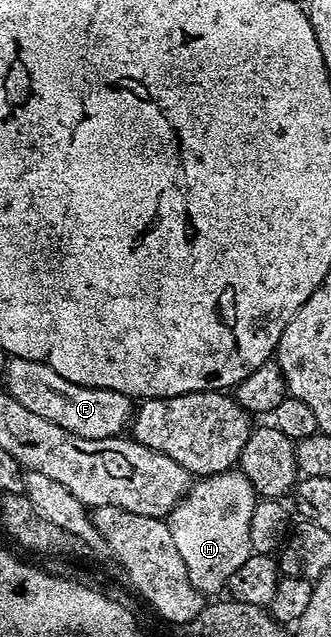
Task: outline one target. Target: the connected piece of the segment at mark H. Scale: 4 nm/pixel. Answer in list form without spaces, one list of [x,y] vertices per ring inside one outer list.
[[[228,471],[198,478],[188,488],[187,493],[175,504],[173,511],[168,513],[165,520],[169,531],[173,535],[173,547],[181,554],[181,560],[185,562],[185,571],[189,571],[189,579],[193,587],[204,595],[222,590],[227,584],[229,575],[245,563],[252,554],[250,545],[250,520],[253,516],[253,509],[257,502],[255,484],[247,478],[242,471]]]

